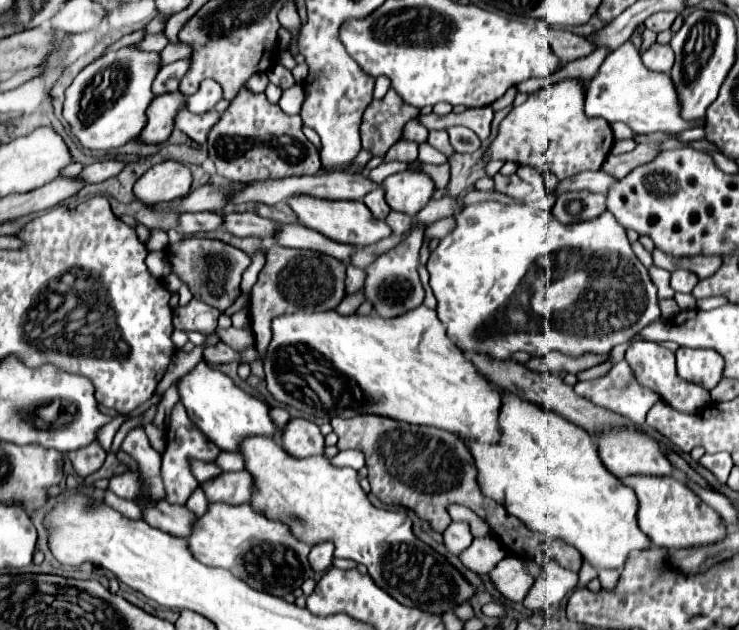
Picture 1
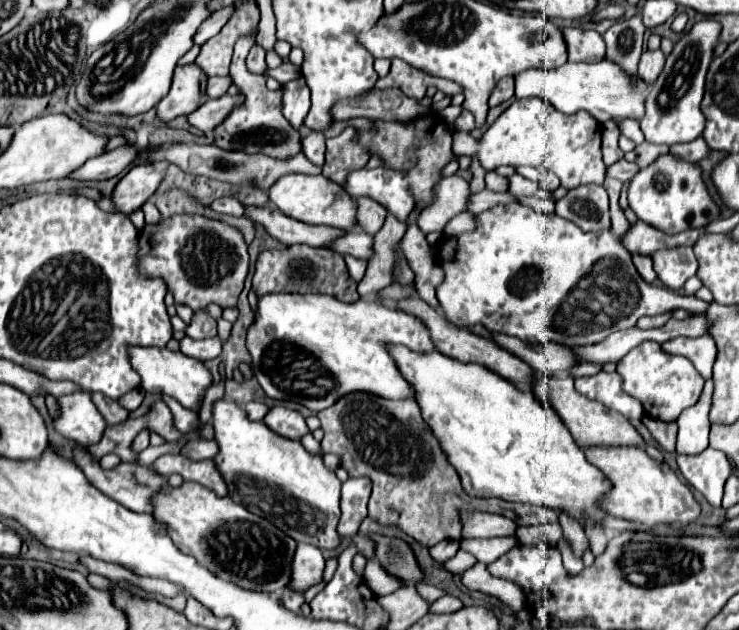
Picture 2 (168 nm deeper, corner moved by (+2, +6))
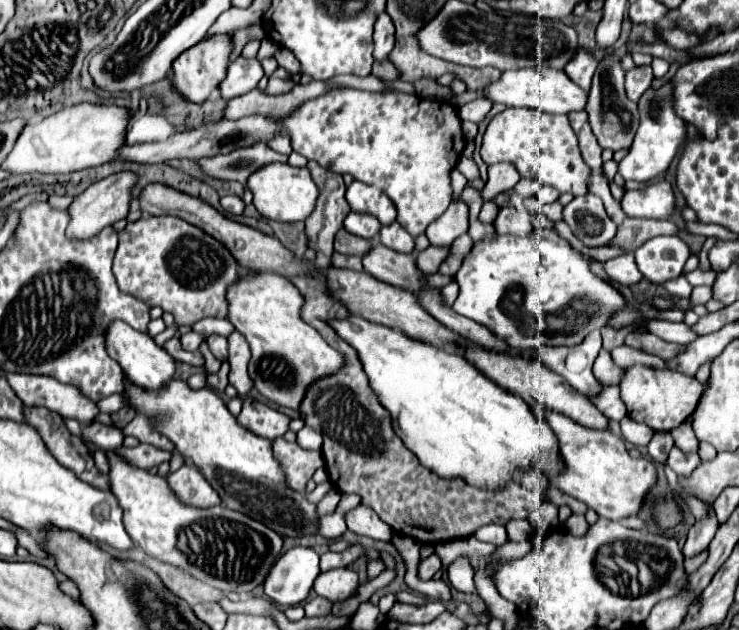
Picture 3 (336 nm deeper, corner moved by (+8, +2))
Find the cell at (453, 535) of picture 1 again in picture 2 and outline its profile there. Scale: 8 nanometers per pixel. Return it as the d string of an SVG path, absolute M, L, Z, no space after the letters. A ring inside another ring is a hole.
M447 539L447 541L441 541L439 545L433 545L431 547L431 555L435 557L435 561L441 561L445 563L447 559L451 559L461 547L461 541L455 541L455 539Z

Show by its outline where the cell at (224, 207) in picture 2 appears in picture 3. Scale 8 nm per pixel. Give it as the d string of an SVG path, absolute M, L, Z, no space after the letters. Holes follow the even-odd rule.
M225 195L225 197L221 197L221 205L223 205L225 211L229 211L233 215L241 215L243 213L243 201L237 195Z

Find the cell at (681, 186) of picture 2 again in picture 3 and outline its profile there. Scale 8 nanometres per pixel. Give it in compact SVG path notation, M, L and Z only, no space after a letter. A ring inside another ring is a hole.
M657 181L649 187L625 191L621 209L631 217L667 219L673 213L673 191L667 181Z

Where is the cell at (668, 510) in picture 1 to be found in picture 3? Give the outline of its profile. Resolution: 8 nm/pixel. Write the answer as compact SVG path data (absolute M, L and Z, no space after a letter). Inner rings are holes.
M527 399L527 403L531 405L537 419L551 425L551 429L559 441L559 455L563 459L565 469L561 473L553 475L549 481L563 493L583 501L587 507L597 511L599 517L605 517L611 521L621 521L623 517L637 515L637 511L641 509L641 503L643 503L643 495L653 487L653 483L657 479L655 465L643 457L639 457L639 459L629 457L623 439L613 435L607 429L603 431L603 429L583 427L583 425L575 423L573 419L569 419L567 415L551 411L533 399Z

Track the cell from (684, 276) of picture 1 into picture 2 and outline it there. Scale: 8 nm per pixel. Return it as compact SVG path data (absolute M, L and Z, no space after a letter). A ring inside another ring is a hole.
M691 247L679 249L663 249L651 255L653 267L657 277L663 281L665 287L677 291L685 285L689 277L697 273L697 259Z

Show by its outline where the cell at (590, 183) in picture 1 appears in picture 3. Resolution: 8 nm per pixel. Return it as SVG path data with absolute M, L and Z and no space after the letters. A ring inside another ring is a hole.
M665 83L659 91L655 89L645 91L645 95L639 101L639 113L641 113L641 125L639 125L639 131L635 135L631 149L619 163L619 173L623 175L623 179L647 183L655 179L659 173L663 173L673 161L673 157L679 153L679 149L683 147L687 139L687 125L673 111L671 83Z

